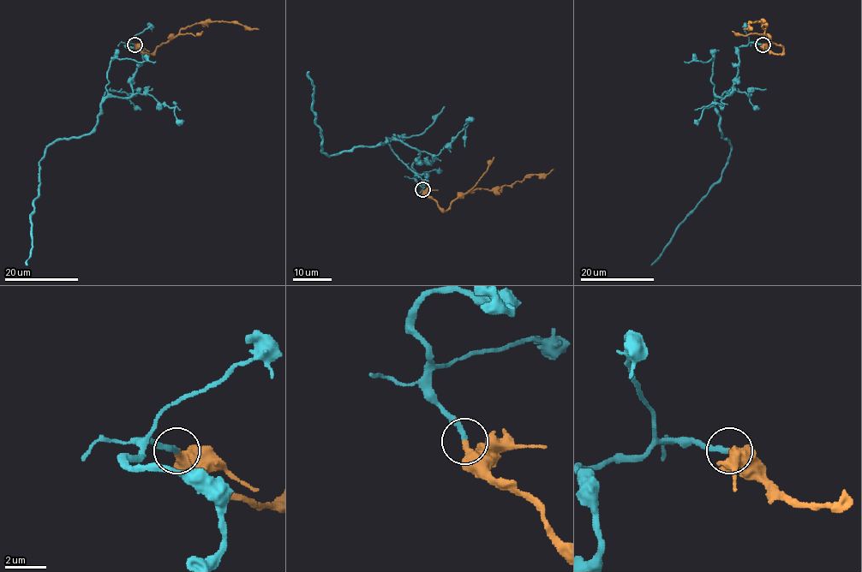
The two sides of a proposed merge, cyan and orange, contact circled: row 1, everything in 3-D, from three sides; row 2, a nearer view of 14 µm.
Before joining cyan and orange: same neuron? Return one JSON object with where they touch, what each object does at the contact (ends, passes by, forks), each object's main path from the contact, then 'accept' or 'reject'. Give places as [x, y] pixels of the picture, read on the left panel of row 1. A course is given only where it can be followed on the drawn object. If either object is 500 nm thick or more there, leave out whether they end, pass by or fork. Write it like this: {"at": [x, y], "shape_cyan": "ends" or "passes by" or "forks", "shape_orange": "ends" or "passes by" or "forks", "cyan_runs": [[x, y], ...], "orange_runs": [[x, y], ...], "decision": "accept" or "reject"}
{"at": [134, 44], "shape_cyan": "ends", "shape_orange": "ends", "cyan_runs": [[134, 44], [126, 45], [140, 52], [143, 62], [132, 93], [108, 97], [89, 134], [45, 148], [27, 265]], "orange_runs": [[134, 44], [140, 50], [152, 54], [175, 38], [181, 29], [212, 20], [236, 22], [258, 29]], "decision": "accept"}

